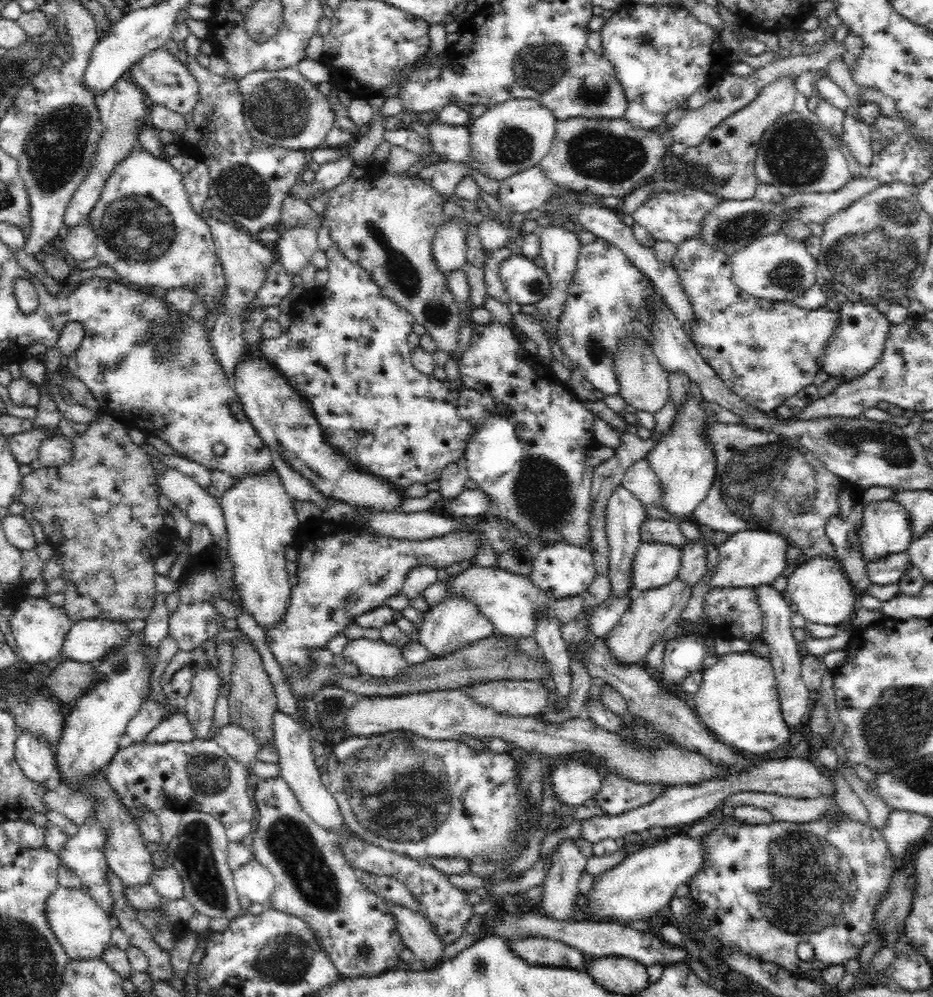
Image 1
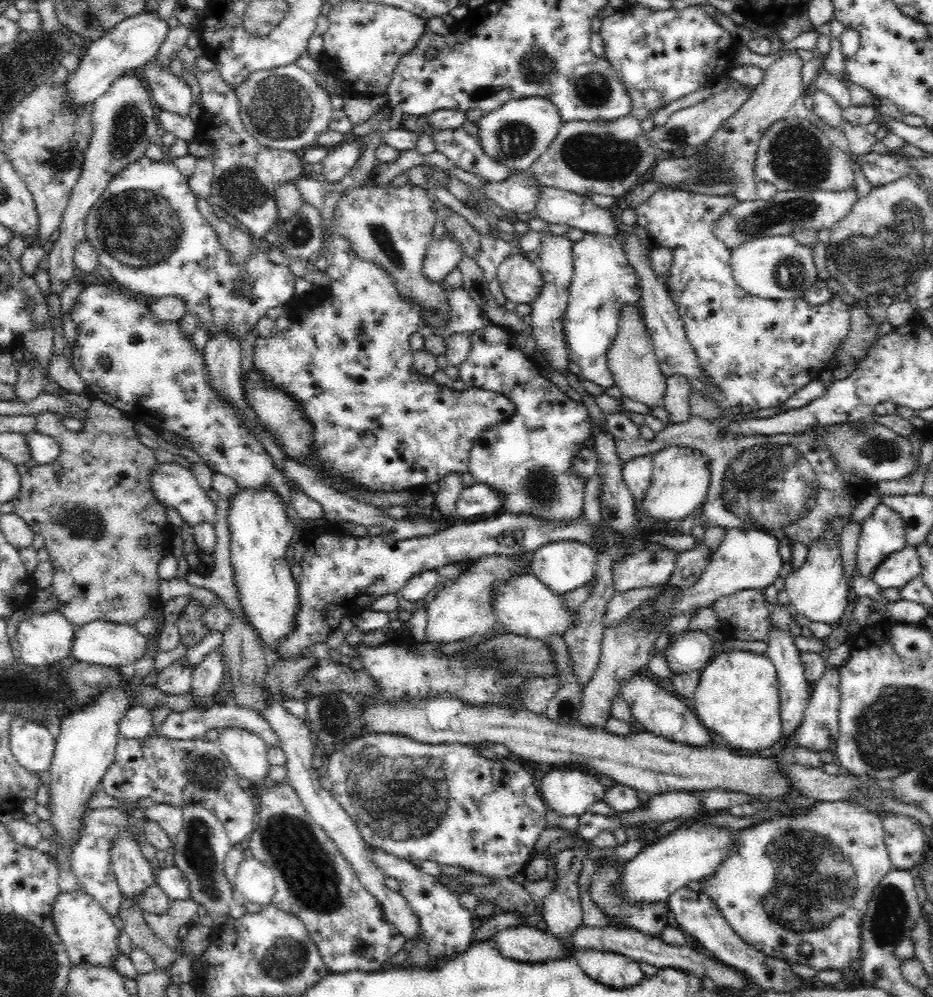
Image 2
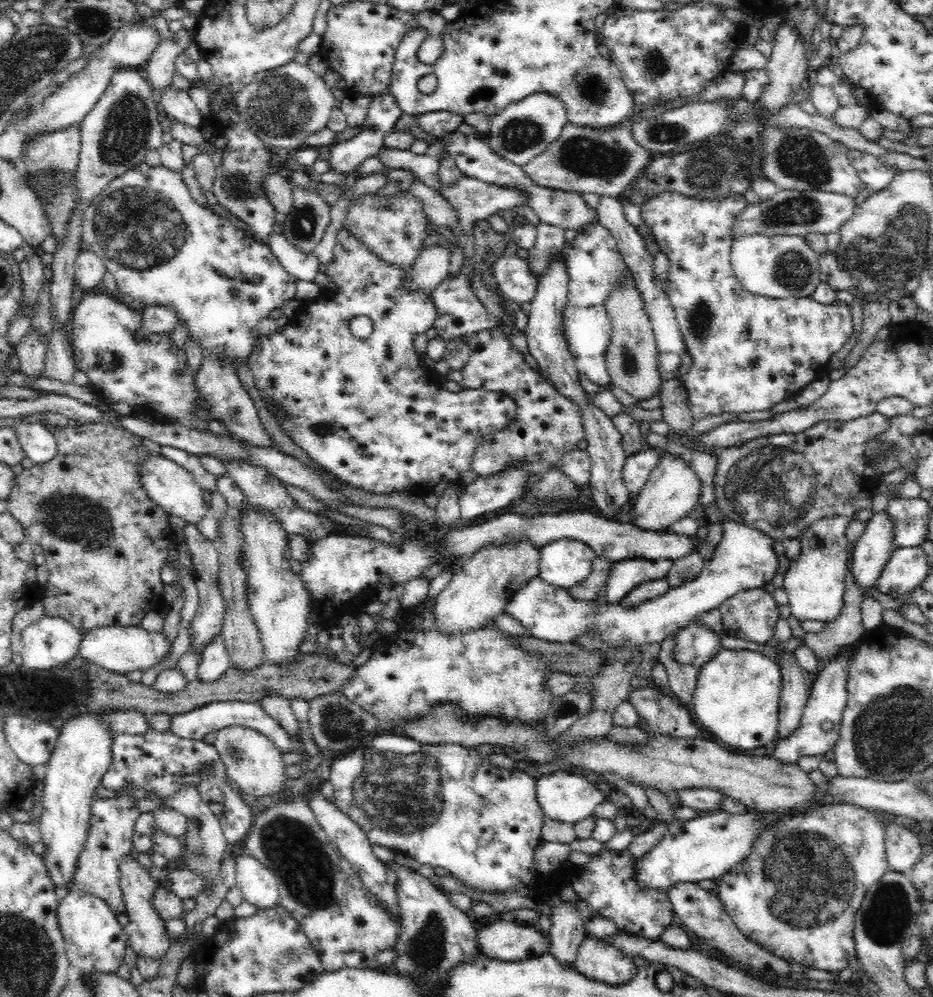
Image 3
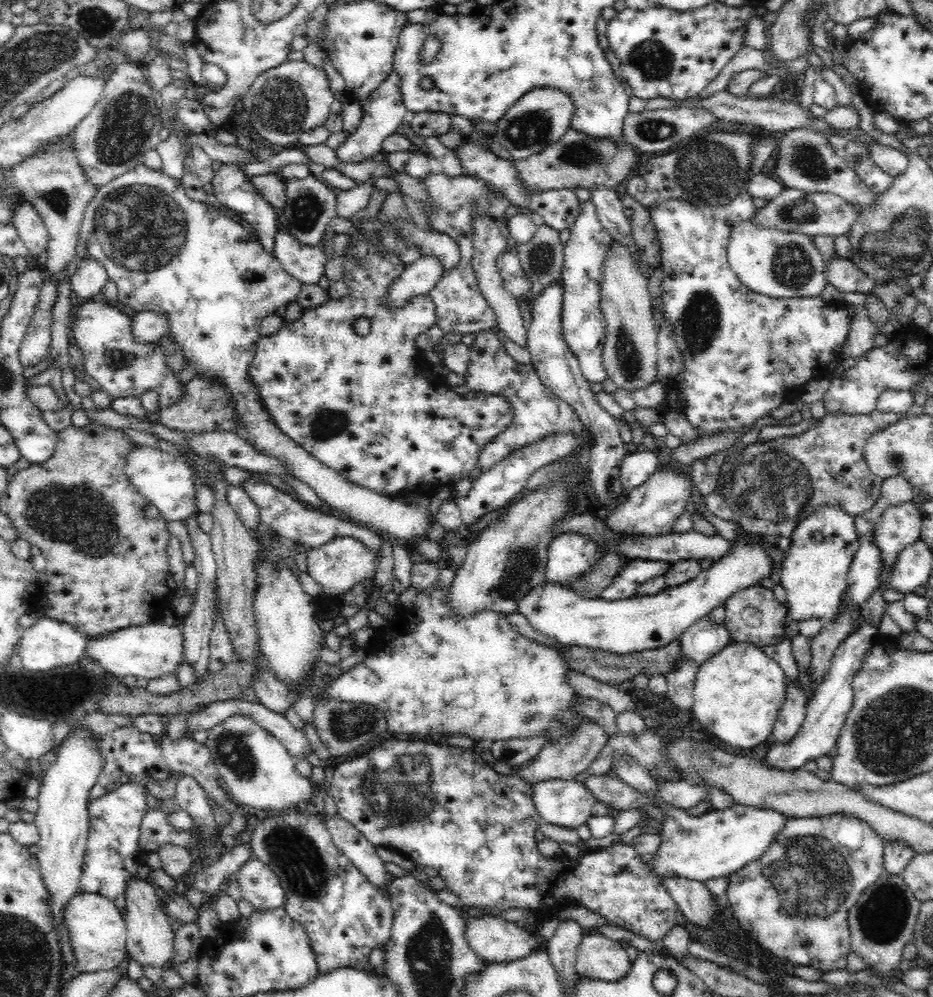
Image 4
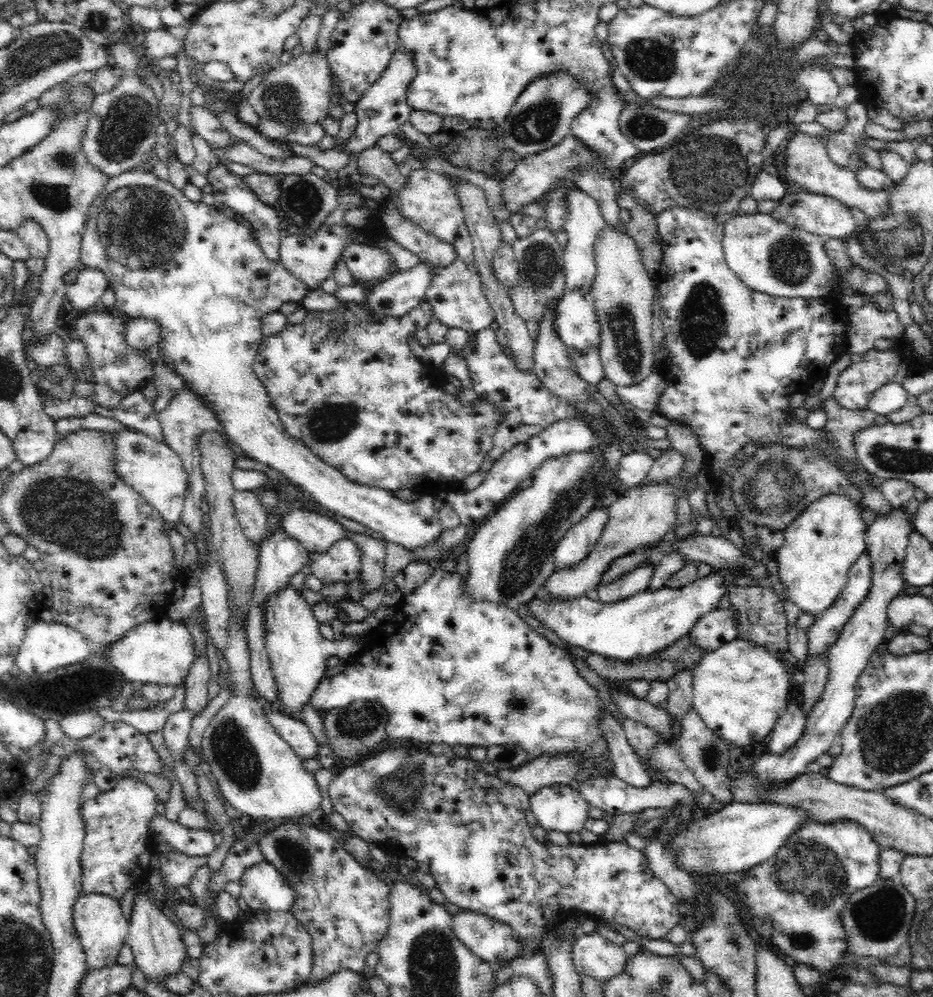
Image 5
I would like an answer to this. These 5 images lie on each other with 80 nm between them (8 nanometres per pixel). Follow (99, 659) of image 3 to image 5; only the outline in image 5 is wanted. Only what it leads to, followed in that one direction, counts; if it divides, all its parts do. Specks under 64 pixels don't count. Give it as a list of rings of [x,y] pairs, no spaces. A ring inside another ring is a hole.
[[[164,618],[160,621],[150,621],[132,628],[121,640],[101,650],[106,661],[124,678],[132,682],[150,684],[171,684],[178,686],[190,671],[191,664],[199,658],[199,650],[182,622],[170,622]]]

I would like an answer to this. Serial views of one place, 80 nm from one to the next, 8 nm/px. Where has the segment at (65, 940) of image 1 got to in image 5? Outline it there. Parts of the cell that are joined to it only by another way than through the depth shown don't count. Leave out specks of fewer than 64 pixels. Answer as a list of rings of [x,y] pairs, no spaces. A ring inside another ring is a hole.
[[[81,893],[72,906],[72,924],[87,960],[87,970],[114,966],[128,934],[128,920],[122,915],[120,903],[111,896]]]

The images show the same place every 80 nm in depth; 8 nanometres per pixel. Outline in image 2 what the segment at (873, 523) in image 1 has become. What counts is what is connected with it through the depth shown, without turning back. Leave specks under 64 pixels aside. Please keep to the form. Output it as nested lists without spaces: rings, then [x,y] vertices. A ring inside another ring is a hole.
[[[880,502],[859,524],[858,571],[871,577],[884,558],[906,546],[901,516]]]

